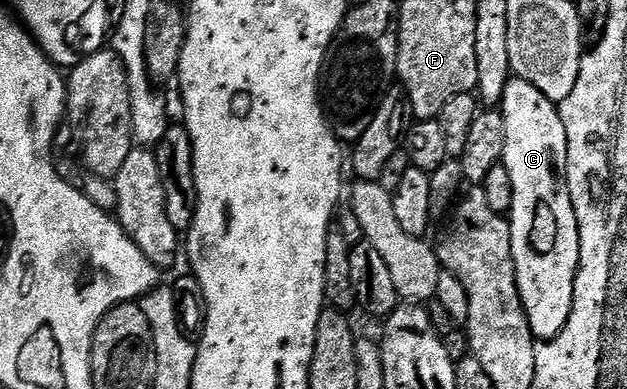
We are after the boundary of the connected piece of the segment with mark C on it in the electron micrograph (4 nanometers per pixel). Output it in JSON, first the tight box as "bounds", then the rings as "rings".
{"bounds":[501,76,579,341],"rings":[[[512,76],[505,87],[501,112],[505,119],[505,151],[501,163],[509,171],[509,183],[513,183],[513,203],[509,220],[517,291],[521,295],[531,334],[539,341],[552,341],[554,337],[561,335],[565,323],[569,323],[569,315],[573,311],[575,280],[579,270],[579,228],[577,215],[573,211],[573,199],[567,186],[565,123],[561,123],[556,102],[541,95],[541,91],[533,87],[533,83],[516,76]]]}

